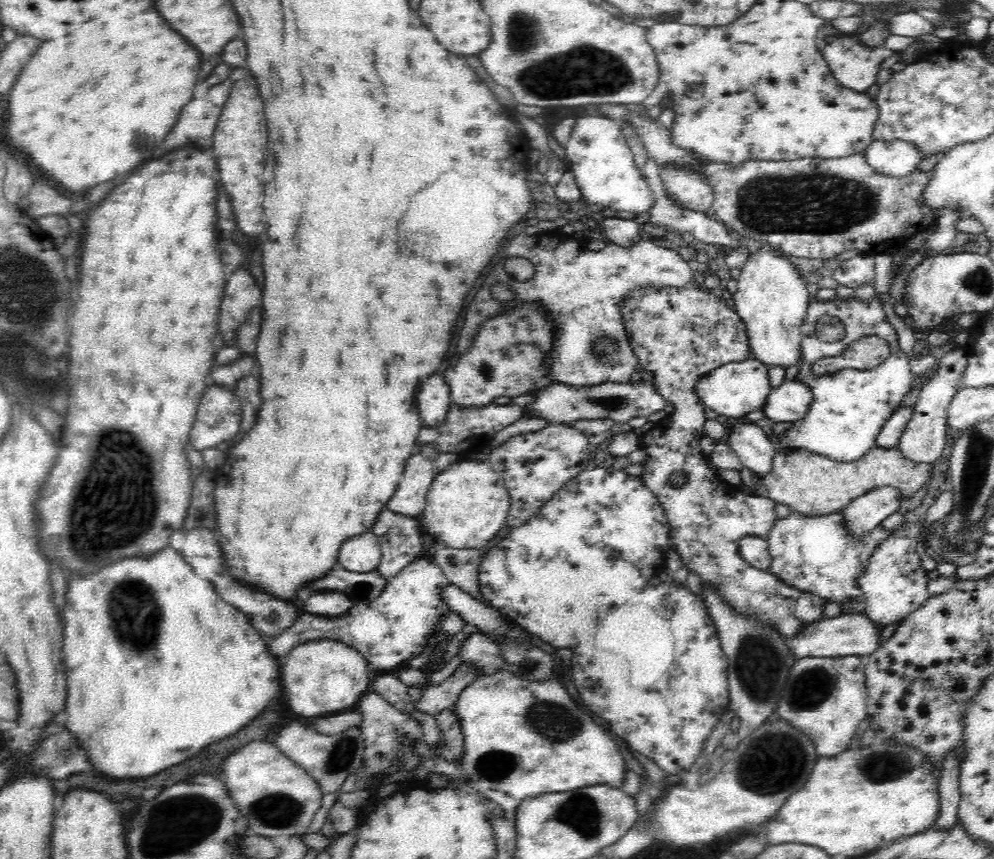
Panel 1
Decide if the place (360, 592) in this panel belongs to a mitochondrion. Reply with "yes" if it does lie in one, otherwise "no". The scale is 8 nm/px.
no

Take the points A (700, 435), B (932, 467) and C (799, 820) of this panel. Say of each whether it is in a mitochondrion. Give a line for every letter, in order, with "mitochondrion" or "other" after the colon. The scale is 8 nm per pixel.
A: other
B: other
C: other

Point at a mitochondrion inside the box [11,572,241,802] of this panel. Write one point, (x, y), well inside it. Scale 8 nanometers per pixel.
(135, 616)

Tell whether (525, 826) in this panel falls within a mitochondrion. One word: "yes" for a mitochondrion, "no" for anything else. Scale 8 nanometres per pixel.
no

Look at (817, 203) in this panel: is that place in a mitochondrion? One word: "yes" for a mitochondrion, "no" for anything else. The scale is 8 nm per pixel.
yes

